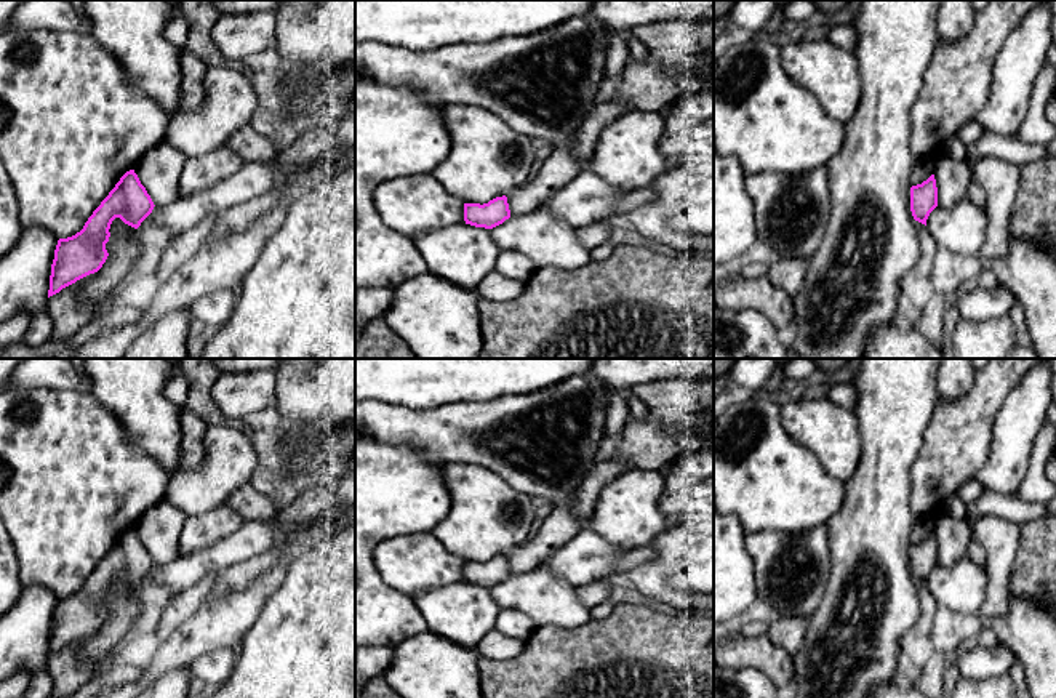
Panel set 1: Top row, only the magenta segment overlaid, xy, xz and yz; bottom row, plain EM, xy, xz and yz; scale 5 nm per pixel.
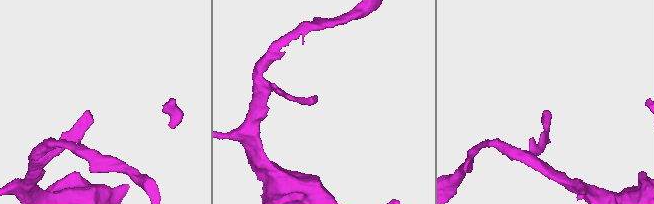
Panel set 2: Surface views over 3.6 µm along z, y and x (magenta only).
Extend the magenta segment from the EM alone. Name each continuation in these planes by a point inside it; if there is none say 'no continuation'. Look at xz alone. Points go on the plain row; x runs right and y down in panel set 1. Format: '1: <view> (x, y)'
no continuation

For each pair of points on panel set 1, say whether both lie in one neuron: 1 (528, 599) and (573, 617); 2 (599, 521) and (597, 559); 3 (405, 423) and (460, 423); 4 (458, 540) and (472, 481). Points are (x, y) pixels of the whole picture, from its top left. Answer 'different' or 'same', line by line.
1: same
2: different
3: same
4: same

